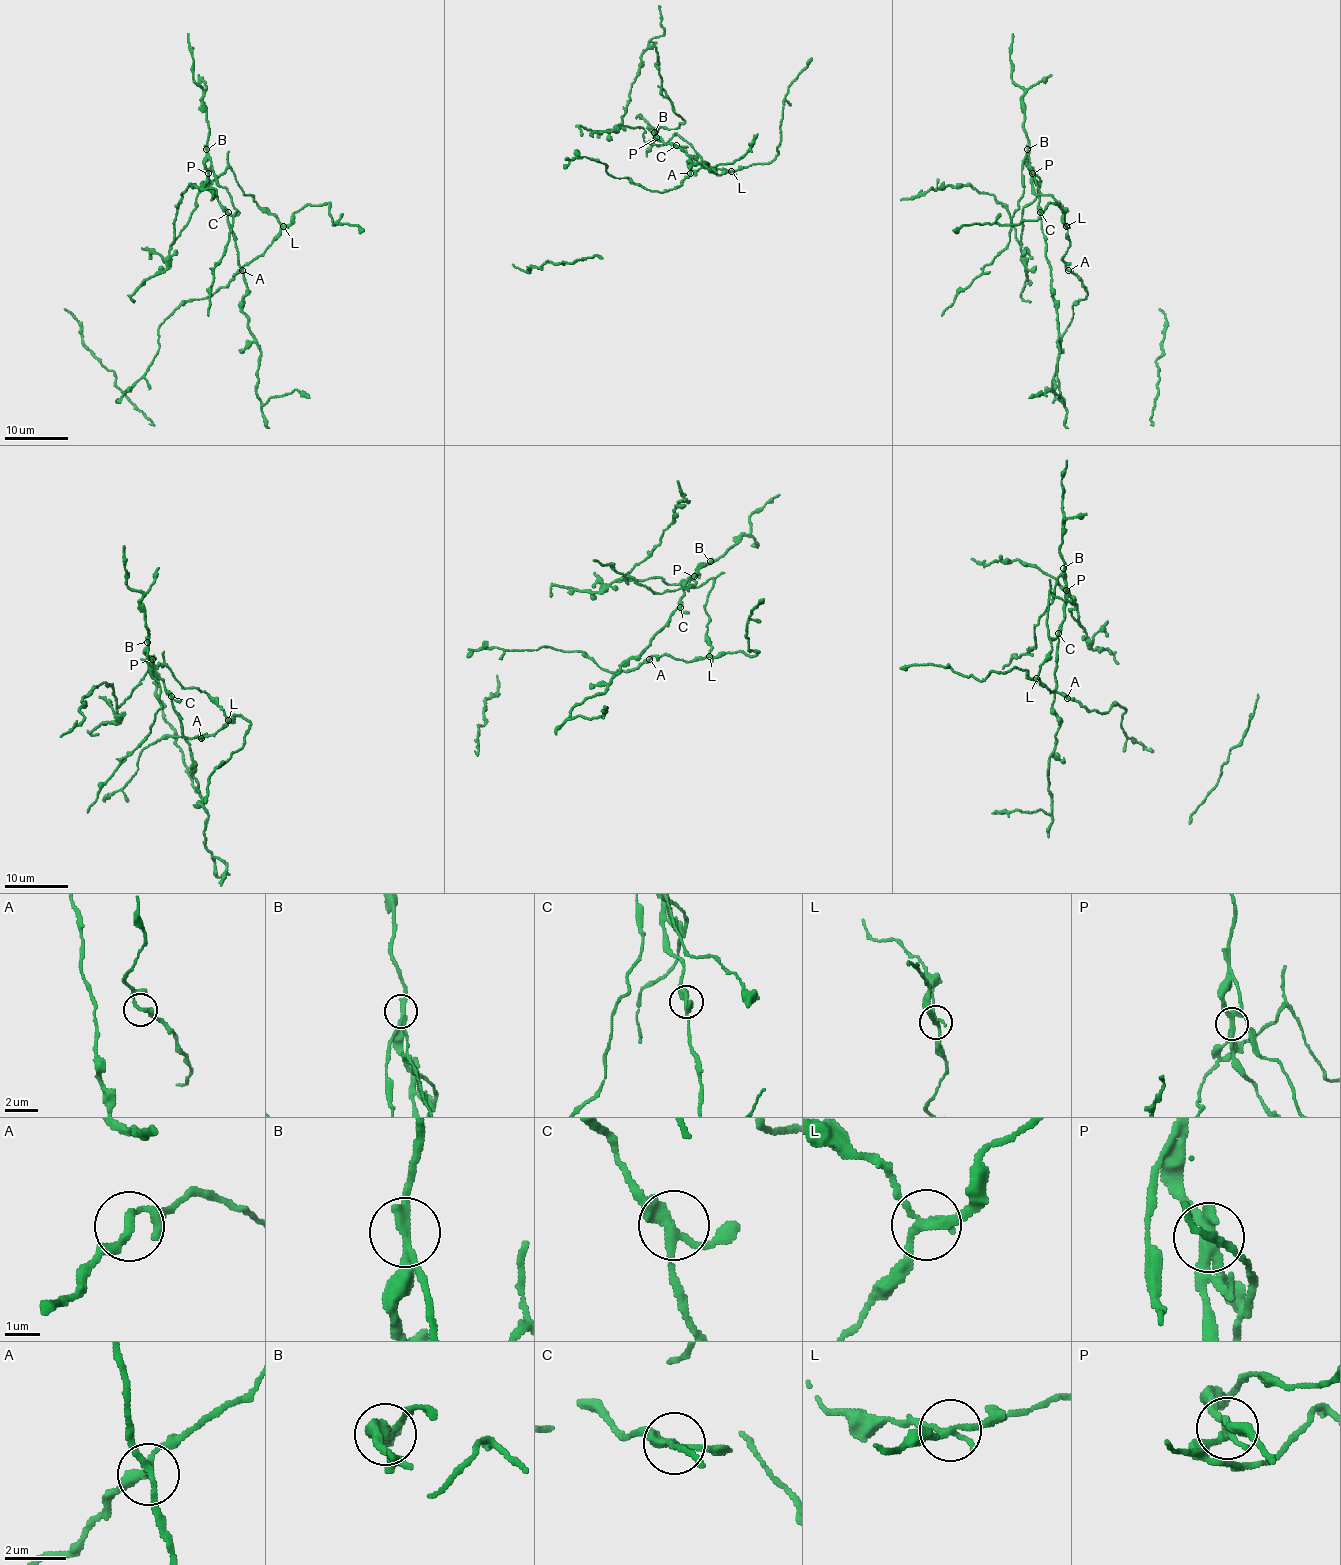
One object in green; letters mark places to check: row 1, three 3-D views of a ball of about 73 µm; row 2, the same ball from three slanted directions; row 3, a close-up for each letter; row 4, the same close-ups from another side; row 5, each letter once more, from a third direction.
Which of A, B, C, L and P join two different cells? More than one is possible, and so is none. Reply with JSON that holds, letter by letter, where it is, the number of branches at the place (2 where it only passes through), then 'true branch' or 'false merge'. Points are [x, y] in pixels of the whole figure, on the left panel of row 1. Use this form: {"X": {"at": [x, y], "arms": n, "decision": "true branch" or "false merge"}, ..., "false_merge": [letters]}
{"A": {"at": [242, 270], "arms": 2, "decision": "true branch"}, "B": {"at": [206, 149], "arms": 2, "decision": "false merge"}, "C": {"at": [228, 212], "arms": 3, "decision": "true branch"}, "L": {"at": [283, 226], "arms": 3, "decision": "false merge"}, "P": {"at": [208, 173], "arms": 3, "decision": "false merge"}, "false_merge": ["B", "L", "P"]}

